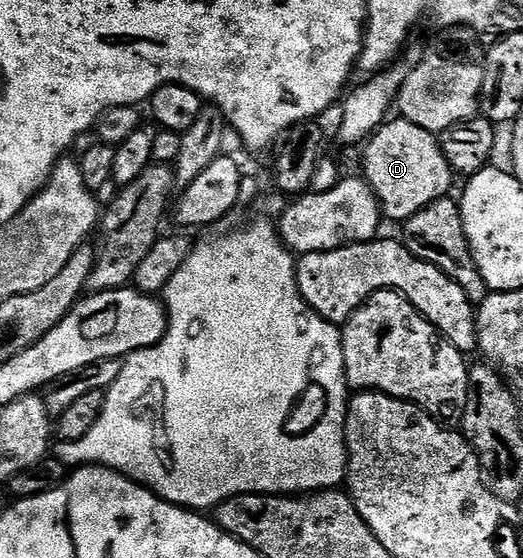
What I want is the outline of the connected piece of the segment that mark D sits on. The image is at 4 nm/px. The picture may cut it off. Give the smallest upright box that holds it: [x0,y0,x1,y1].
[363,117,454,221]

